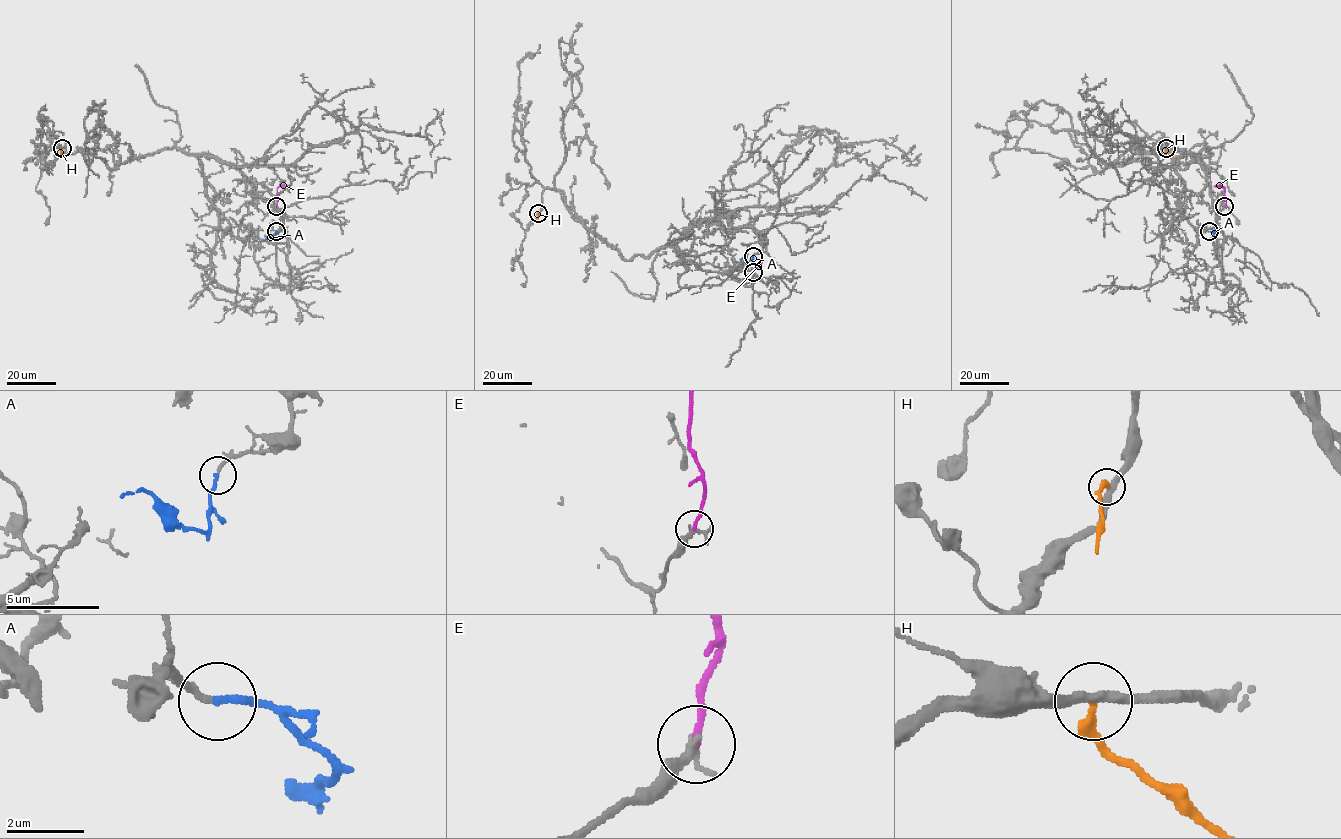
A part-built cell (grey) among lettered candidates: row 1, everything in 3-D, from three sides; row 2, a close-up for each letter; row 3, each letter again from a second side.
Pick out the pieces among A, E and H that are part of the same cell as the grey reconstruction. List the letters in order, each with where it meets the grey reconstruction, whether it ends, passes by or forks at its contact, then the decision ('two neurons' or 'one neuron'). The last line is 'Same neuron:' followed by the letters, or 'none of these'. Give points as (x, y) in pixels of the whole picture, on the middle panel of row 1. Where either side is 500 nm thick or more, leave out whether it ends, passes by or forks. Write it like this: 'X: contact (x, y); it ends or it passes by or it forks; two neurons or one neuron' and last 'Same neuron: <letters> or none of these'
A: contact (753, 256); it ends; one neuron
E: contact (753, 272); it ends; two neurons
H: contact (538, 213); it ends; two neurons
Same neuron: A

